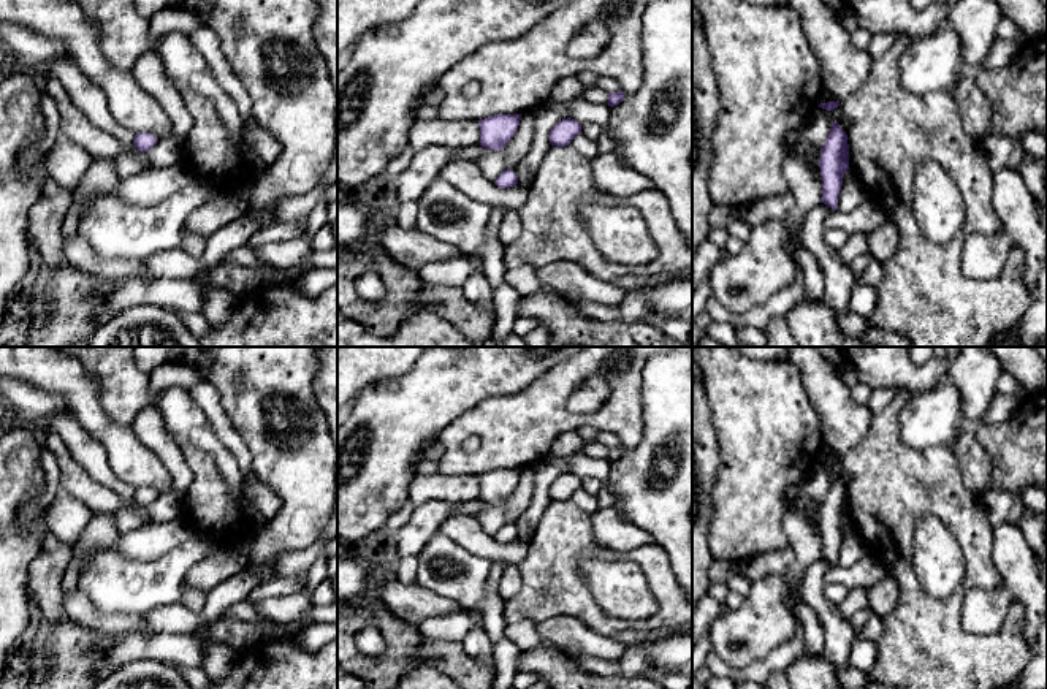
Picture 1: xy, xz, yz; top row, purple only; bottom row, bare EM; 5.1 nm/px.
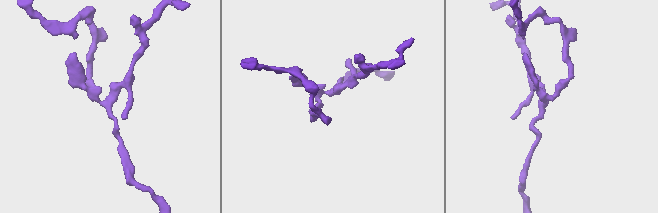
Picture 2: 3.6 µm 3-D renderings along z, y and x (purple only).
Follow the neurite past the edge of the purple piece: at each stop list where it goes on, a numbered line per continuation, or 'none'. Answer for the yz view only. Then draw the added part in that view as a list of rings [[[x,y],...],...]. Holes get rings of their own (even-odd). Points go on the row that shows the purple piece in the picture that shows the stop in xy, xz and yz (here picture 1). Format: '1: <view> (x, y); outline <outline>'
none

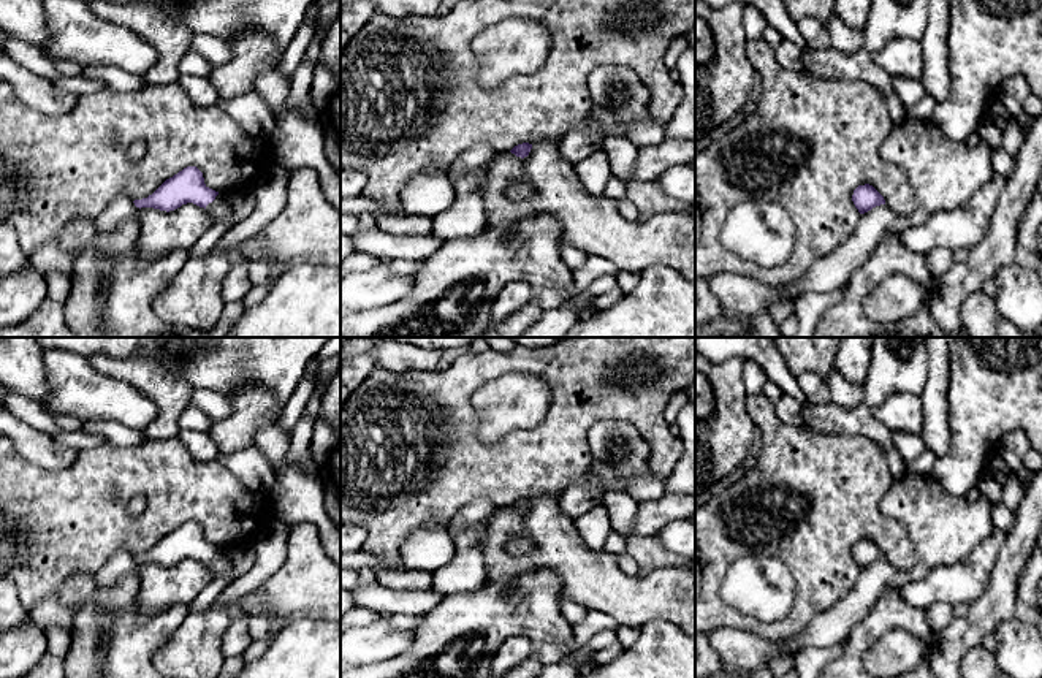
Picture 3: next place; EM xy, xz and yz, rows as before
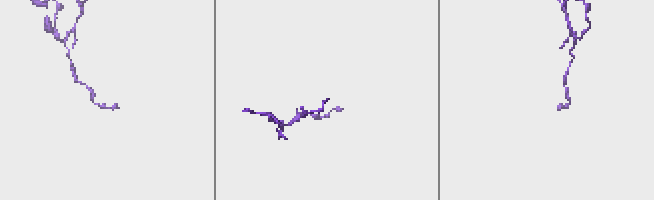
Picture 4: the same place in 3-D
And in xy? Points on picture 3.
1: xy (219, 208); outline [[[219,193],[215,200],[206,206],[206,211],[212,215],[214,222],[228,219],[231,215],[228,196]]]

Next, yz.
none

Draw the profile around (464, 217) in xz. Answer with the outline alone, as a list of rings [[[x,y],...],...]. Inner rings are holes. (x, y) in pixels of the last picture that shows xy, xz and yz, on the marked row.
[[[489,163],[473,168],[451,182],[453,203],[432,219],[432,233],[442,241],[470,239],[488,225],[485,189]]]

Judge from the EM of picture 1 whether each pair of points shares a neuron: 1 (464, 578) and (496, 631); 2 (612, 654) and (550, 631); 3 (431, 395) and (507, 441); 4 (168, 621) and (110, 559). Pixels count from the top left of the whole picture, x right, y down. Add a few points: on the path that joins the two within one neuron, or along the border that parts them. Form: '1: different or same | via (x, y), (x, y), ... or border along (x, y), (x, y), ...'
1: same | via (475, 591), (491, 607), (493, 618)
2: same | via (596, 645), (566, 632)
3: different | border along (494, 396), (487, 396), (469, 407), (434, 439)
4: different | border along (179, 601), (162, 604), (144, 615)

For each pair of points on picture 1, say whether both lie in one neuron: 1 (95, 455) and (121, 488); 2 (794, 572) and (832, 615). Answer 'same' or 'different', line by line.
1: same
2: different

